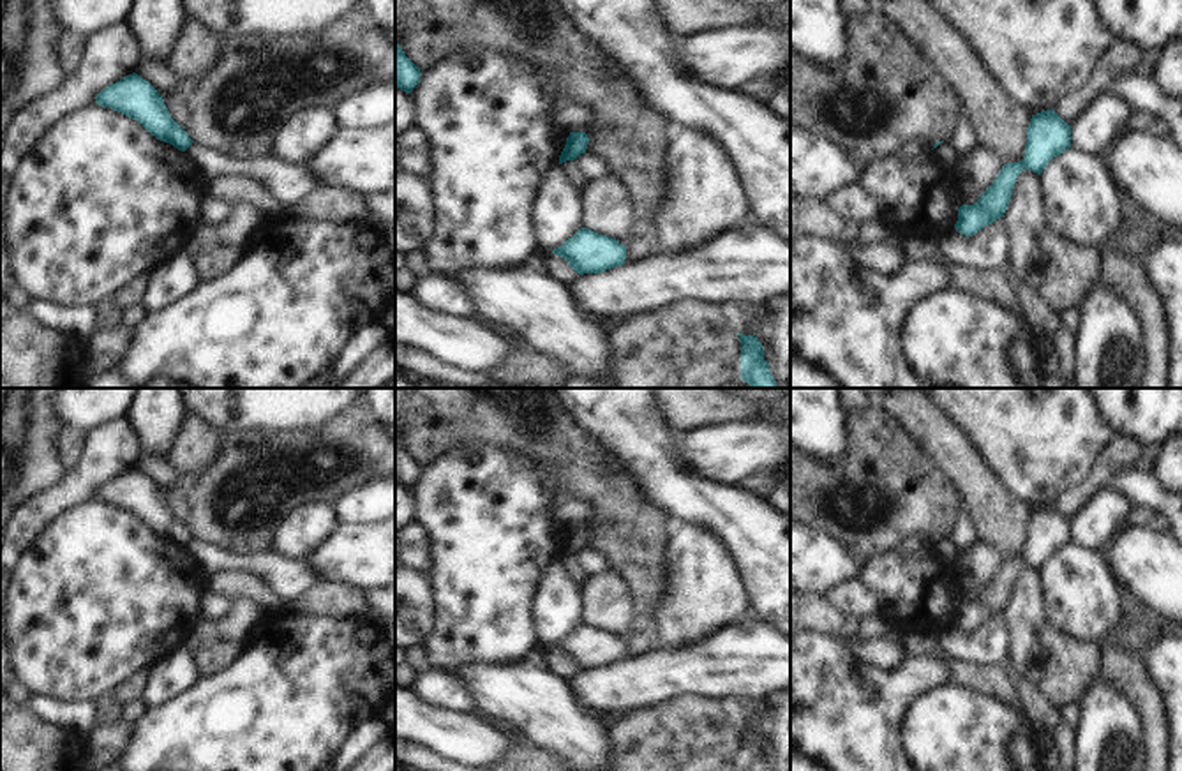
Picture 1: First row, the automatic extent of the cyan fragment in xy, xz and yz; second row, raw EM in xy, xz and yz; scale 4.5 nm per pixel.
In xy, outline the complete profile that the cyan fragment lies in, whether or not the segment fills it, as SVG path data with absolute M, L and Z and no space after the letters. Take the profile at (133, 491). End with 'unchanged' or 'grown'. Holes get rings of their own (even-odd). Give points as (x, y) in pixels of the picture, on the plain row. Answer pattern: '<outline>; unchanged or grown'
M136 468L106 482L95 498L139 517L152 531L185 547L194 536L171 513L162 490Z; unchanged

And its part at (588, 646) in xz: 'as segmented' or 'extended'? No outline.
as segmented

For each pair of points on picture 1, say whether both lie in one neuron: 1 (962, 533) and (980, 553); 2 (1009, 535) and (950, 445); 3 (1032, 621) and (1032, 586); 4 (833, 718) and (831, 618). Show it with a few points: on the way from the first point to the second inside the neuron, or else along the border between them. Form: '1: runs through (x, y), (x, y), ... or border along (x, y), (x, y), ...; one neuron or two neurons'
1: border along (976, 540), (969, 554), (969, 586); two neurons
2: runs through (995, 512), (964, 468); one neuron
3: runs through (1032, 613), (1032, 595); one neuron
4: border along (808, 628), (828, 632), (837, 639); two neurons

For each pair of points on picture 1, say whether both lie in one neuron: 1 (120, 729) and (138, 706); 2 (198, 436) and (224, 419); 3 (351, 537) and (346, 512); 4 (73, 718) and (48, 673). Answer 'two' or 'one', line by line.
1: two
2: two
3: two
4: two

